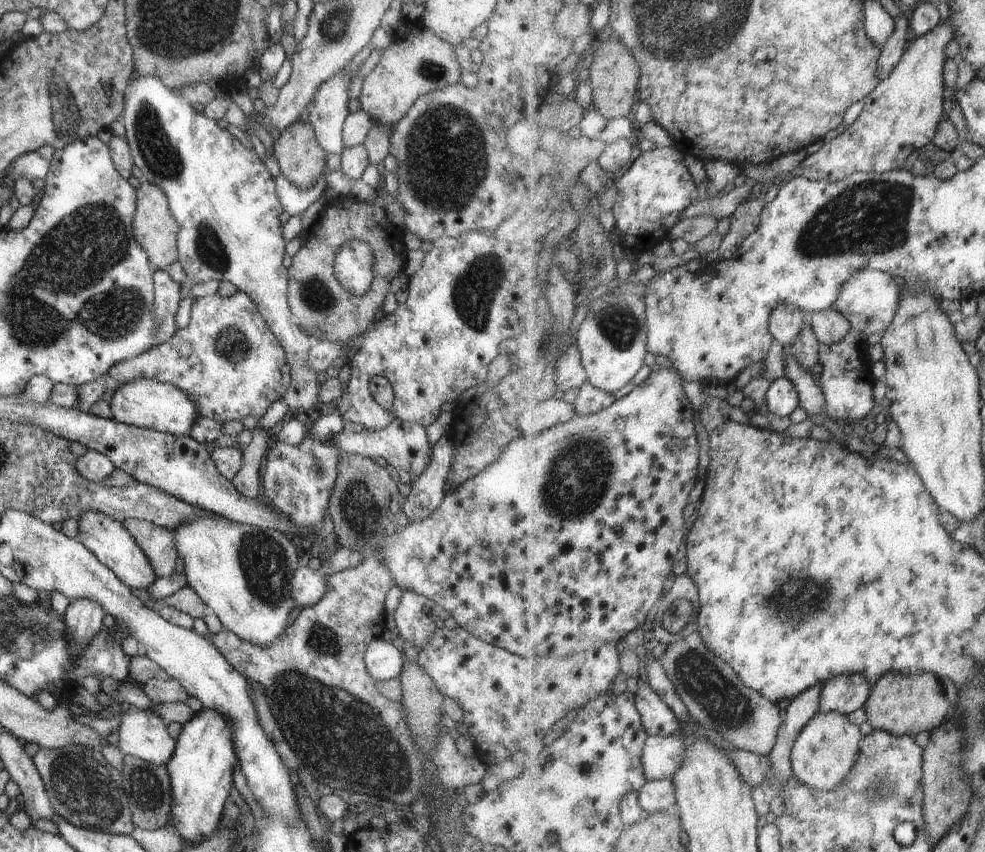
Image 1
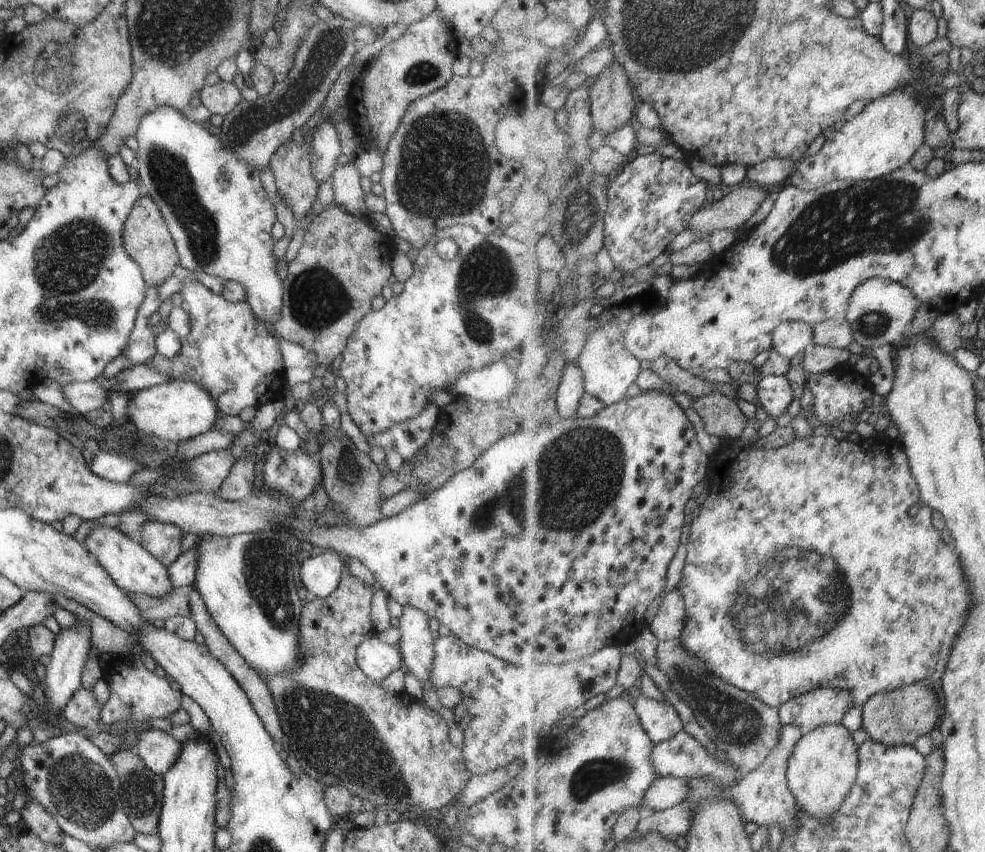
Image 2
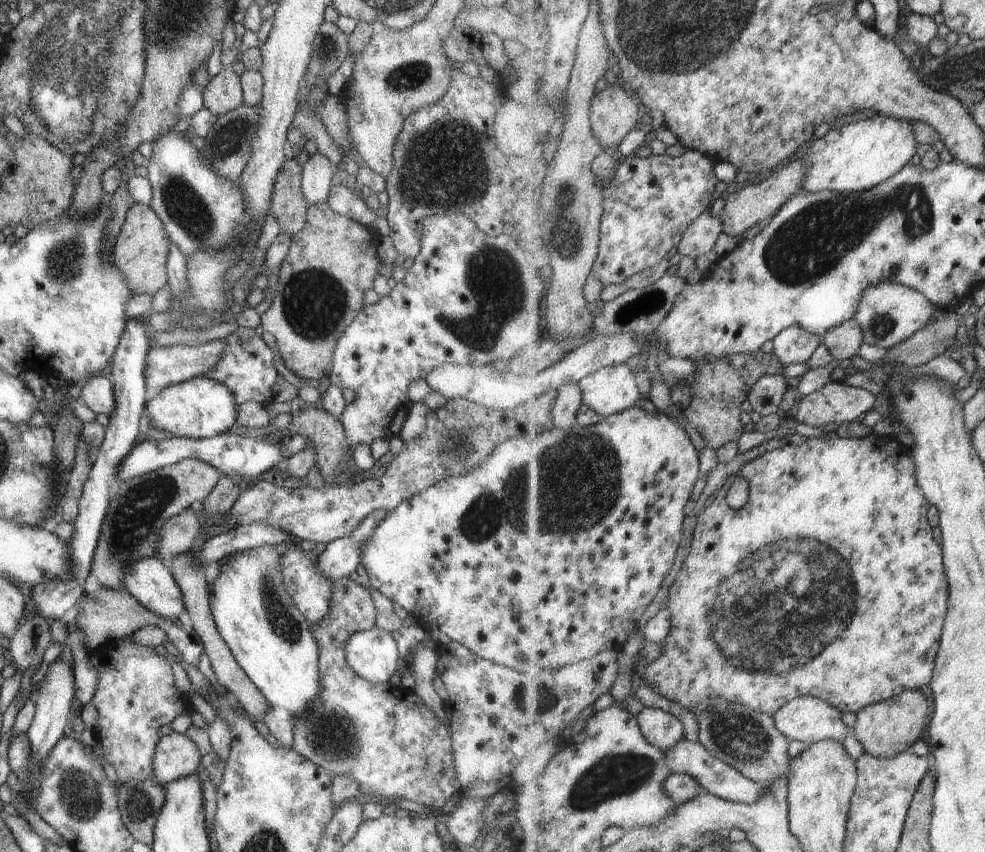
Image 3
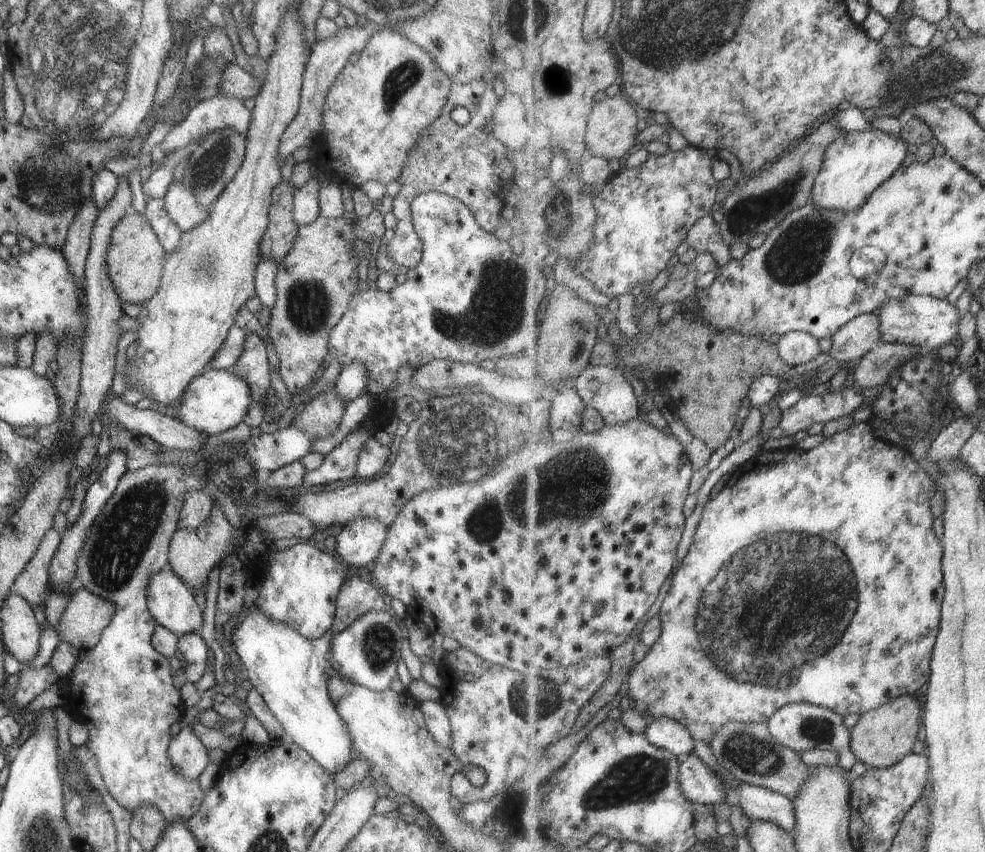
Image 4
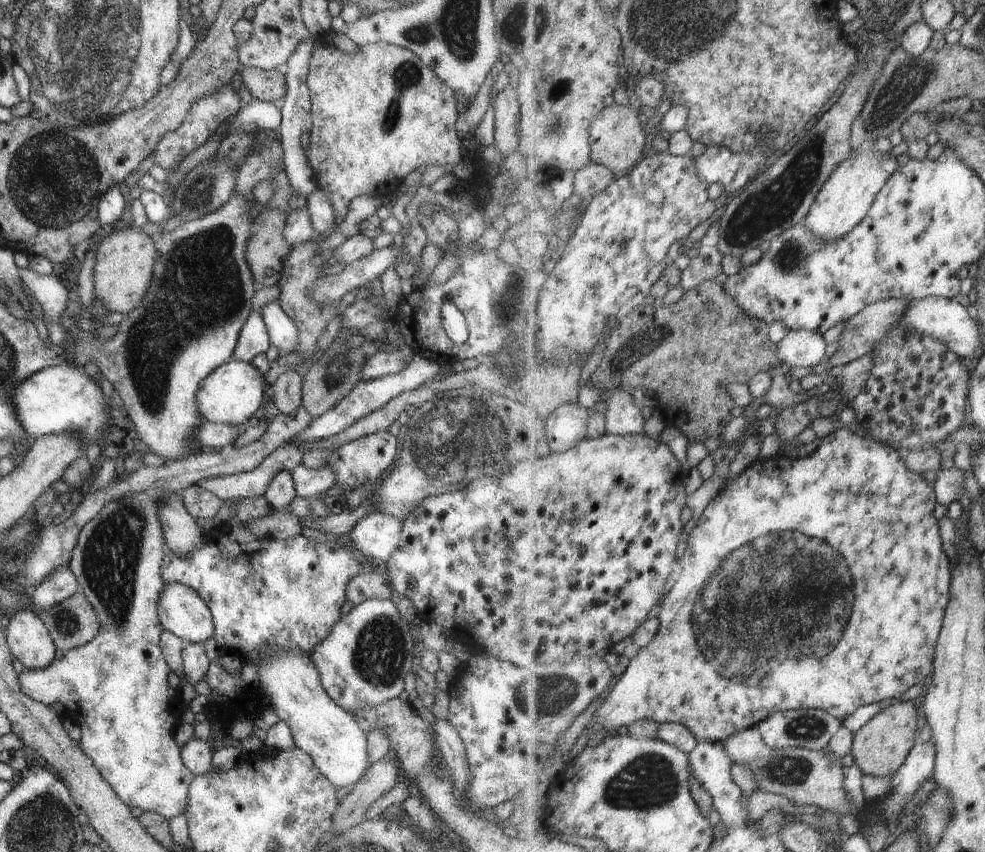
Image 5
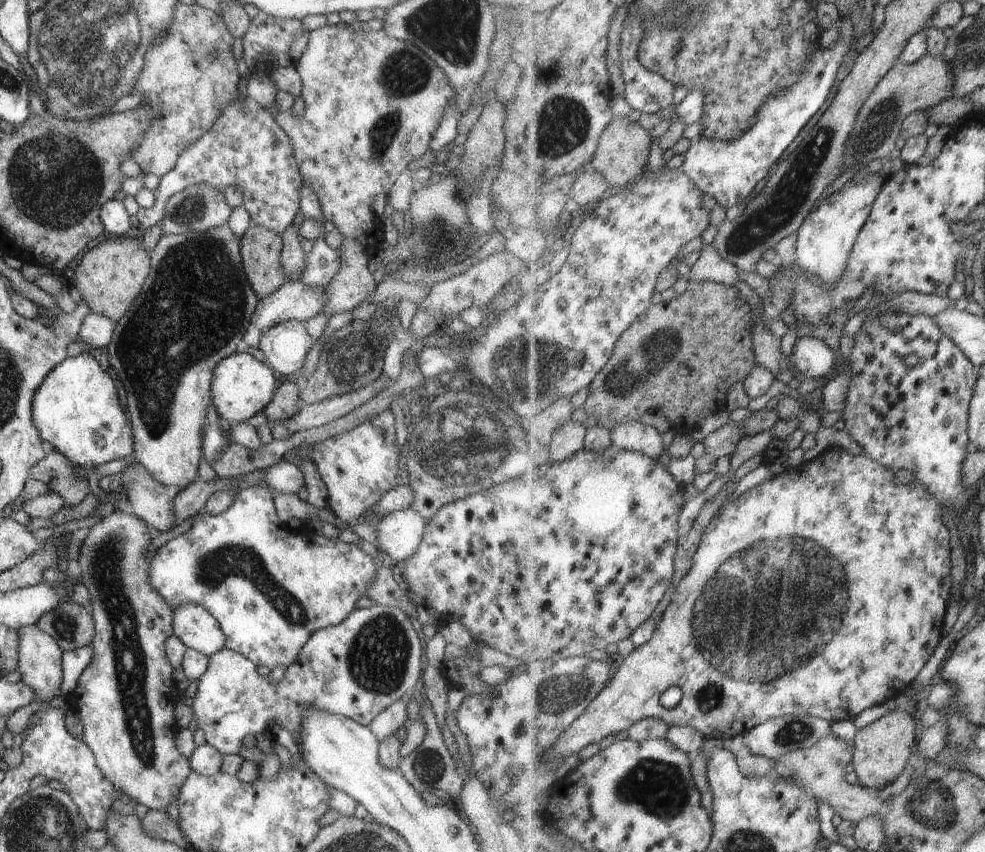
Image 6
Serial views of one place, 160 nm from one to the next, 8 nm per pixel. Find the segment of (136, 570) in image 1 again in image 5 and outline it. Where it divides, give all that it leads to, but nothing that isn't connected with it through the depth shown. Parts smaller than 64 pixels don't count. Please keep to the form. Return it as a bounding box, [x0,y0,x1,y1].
[156,583,214,643]

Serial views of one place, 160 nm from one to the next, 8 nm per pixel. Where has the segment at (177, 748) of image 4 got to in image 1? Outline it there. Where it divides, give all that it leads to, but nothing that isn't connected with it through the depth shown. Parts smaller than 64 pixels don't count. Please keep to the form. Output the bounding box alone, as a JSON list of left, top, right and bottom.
[118,709,174,765]

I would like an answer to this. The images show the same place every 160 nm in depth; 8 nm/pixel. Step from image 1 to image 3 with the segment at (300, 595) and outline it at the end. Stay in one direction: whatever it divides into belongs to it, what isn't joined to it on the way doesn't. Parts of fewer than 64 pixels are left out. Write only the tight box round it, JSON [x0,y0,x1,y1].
[316,510,389,582]

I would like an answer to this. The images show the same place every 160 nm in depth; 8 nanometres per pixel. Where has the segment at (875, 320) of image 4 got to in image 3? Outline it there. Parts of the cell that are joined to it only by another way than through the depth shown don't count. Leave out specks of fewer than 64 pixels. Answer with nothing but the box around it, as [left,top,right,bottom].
[821,319,864,361]

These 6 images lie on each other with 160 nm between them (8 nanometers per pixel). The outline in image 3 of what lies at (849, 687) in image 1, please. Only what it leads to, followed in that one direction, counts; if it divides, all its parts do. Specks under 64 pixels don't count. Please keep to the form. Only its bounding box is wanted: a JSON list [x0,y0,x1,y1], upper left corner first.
[773,696,852,747]

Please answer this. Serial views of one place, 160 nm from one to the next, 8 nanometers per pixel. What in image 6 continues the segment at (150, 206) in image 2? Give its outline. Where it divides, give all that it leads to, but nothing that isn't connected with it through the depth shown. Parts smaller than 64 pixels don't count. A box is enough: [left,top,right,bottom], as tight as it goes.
[73,238,150,324]

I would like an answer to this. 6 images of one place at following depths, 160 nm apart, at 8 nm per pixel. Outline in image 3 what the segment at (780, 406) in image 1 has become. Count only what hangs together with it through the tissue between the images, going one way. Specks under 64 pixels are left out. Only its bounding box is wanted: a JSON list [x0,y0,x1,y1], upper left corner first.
[748,375,788,416]

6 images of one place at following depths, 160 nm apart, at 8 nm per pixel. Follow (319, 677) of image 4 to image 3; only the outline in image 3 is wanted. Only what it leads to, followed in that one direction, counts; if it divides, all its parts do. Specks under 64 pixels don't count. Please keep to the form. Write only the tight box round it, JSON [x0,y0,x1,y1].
[209,544,319,720]

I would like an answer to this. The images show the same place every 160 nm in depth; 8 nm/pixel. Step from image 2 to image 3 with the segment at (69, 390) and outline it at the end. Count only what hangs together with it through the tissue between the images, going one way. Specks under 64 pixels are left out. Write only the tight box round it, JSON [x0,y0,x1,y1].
[78,377,114,415]

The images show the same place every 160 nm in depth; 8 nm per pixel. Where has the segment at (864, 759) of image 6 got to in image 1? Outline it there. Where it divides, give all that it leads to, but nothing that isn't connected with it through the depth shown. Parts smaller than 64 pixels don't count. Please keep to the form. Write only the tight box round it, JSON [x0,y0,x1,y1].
[865,673,951,738]

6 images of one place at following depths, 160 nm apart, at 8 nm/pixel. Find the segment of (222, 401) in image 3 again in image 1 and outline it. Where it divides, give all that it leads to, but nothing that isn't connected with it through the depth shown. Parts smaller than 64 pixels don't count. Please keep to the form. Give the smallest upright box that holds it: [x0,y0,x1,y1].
[108,378,198,436]

